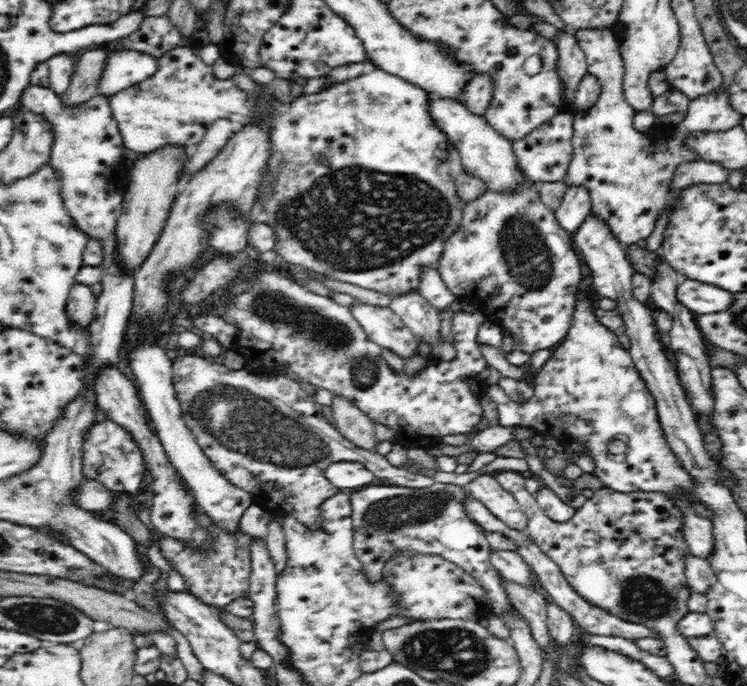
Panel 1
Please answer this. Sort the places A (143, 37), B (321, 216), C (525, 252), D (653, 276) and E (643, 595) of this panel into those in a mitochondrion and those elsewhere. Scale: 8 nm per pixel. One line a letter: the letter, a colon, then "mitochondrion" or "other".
A: other
B: mitochondrion
C: mitochondrion
D: other
E: mitochondrion

